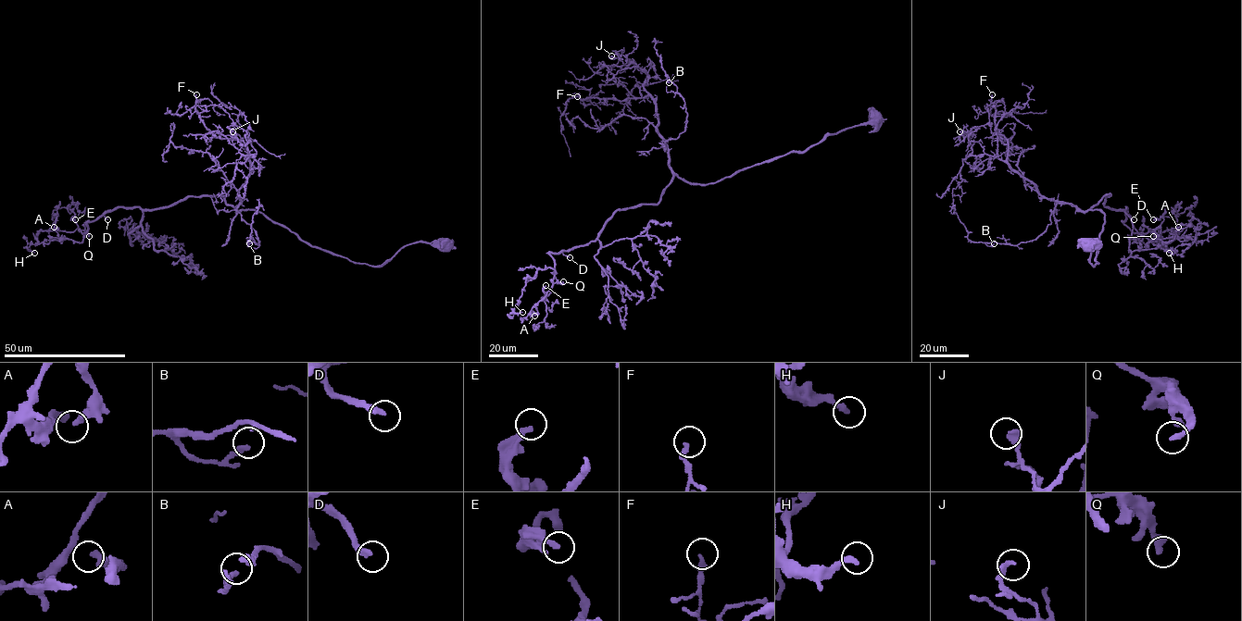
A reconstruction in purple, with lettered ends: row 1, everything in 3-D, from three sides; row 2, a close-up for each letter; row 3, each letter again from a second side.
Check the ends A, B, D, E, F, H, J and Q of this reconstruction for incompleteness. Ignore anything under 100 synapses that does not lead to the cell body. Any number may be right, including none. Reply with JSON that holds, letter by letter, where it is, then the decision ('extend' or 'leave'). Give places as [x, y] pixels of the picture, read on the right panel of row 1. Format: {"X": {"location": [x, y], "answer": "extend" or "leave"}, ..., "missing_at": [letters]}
{"A": {"location": [1178, 227], "answer": "leave"}, "B": {"location": [994, 243], "answer": "leave"}, "D": {"location": [1134, 219], "answer": "extend"}, "E": {"location": [1153, 219], "answer": "leave"}, "F": {"location": [992, 94], "answer": "leave"}, "H": {"location": [1169, 253], "answer": "leave"}, "J": {"location": [959, 131], "answer": "leave"}, "Q": {"location": [1153, 236], "answer": "leave"}, "missing_at": ["D"]}

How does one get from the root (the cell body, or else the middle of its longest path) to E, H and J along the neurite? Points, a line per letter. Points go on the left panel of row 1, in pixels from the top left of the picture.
E: (447, 244), (353, 263), (220, 194), (118, 207), (85, 232), (75, 219)
H: (447, 244), (353, 263), (217, 194), (106, 211), (81, 242), (42, 242), (34, 253)
J: (447, 244), (353, 263), (237, 211), (251, 168), (232, 131)

